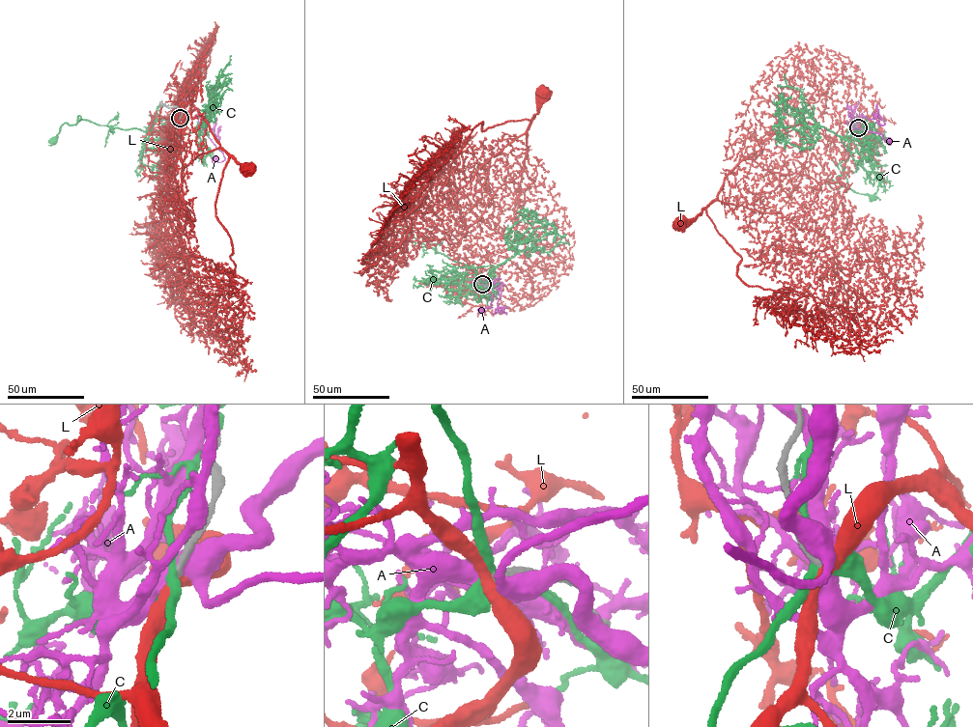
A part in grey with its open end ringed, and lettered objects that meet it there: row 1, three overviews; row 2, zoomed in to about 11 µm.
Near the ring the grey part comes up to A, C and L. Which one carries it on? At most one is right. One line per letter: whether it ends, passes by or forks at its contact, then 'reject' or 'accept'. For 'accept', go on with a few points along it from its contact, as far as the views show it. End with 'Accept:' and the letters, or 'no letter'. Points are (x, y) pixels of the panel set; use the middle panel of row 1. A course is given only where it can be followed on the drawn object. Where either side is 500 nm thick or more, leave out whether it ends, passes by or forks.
A: it forks; reject
C: it forks; reject
L: it passes by; reject
Accept: no letter

